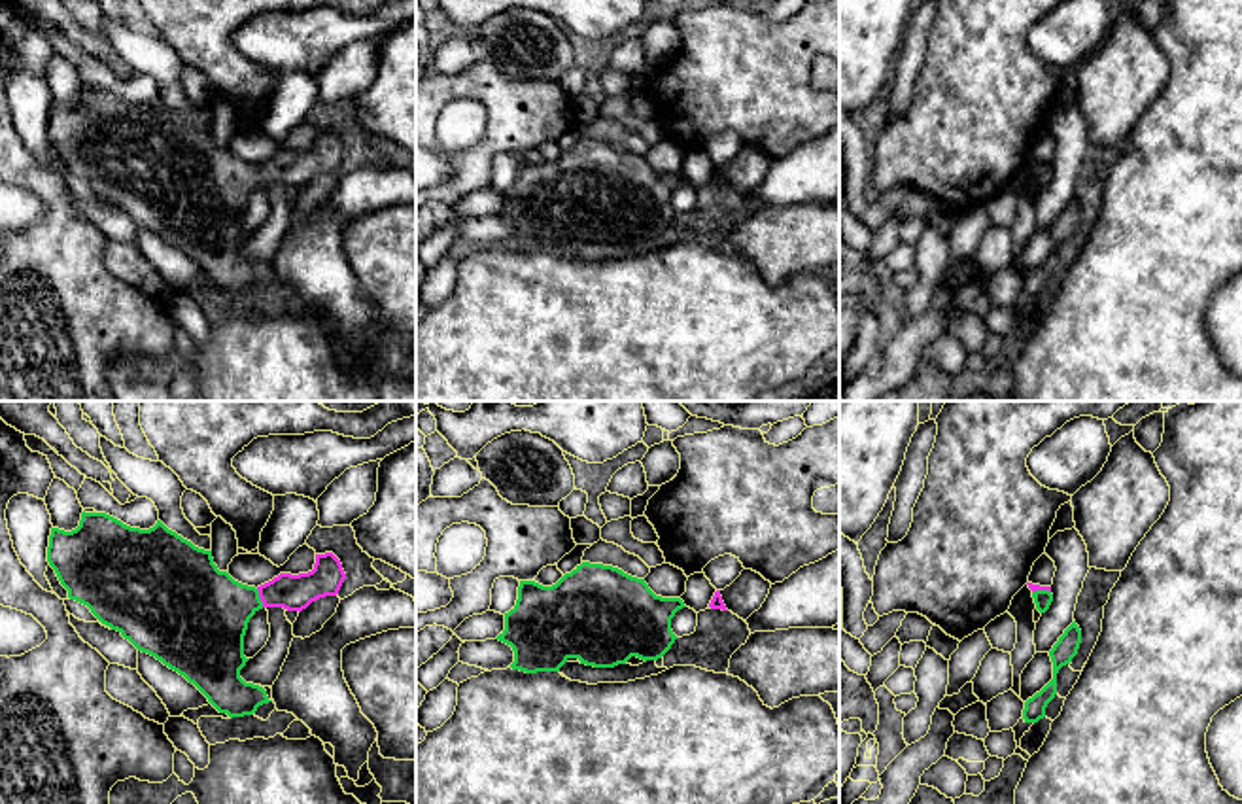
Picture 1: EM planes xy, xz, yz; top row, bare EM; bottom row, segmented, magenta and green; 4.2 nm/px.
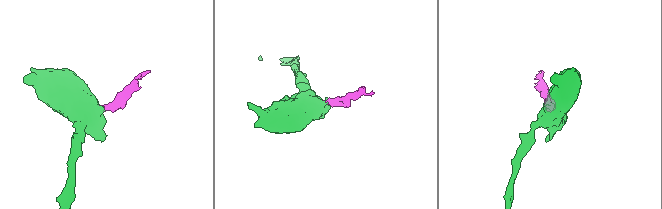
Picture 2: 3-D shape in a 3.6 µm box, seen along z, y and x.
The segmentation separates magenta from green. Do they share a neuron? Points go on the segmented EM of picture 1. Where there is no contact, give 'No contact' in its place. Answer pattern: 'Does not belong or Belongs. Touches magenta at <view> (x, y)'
Belongs. Touches magenta at xy (259, 596)

